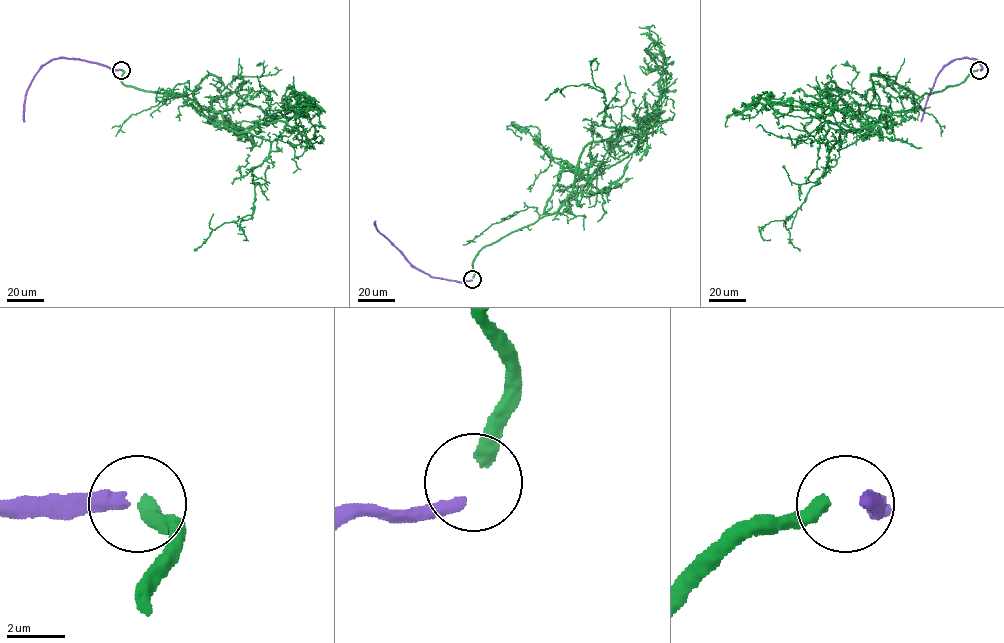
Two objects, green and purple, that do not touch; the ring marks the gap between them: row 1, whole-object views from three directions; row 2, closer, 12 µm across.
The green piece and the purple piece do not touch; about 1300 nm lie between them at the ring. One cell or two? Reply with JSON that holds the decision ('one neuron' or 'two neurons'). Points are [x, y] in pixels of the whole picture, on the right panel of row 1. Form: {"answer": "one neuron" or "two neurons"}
{"answer": "one neuron"}

